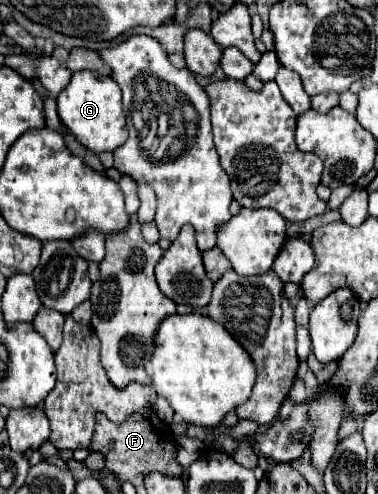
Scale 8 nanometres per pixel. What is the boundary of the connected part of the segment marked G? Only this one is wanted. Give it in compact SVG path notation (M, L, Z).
M95 71L73 73L69 85L57 97L57 113L71 135L97 155L117 149L127 139L125 115L121 109L121 89L111 77L97 75Z

